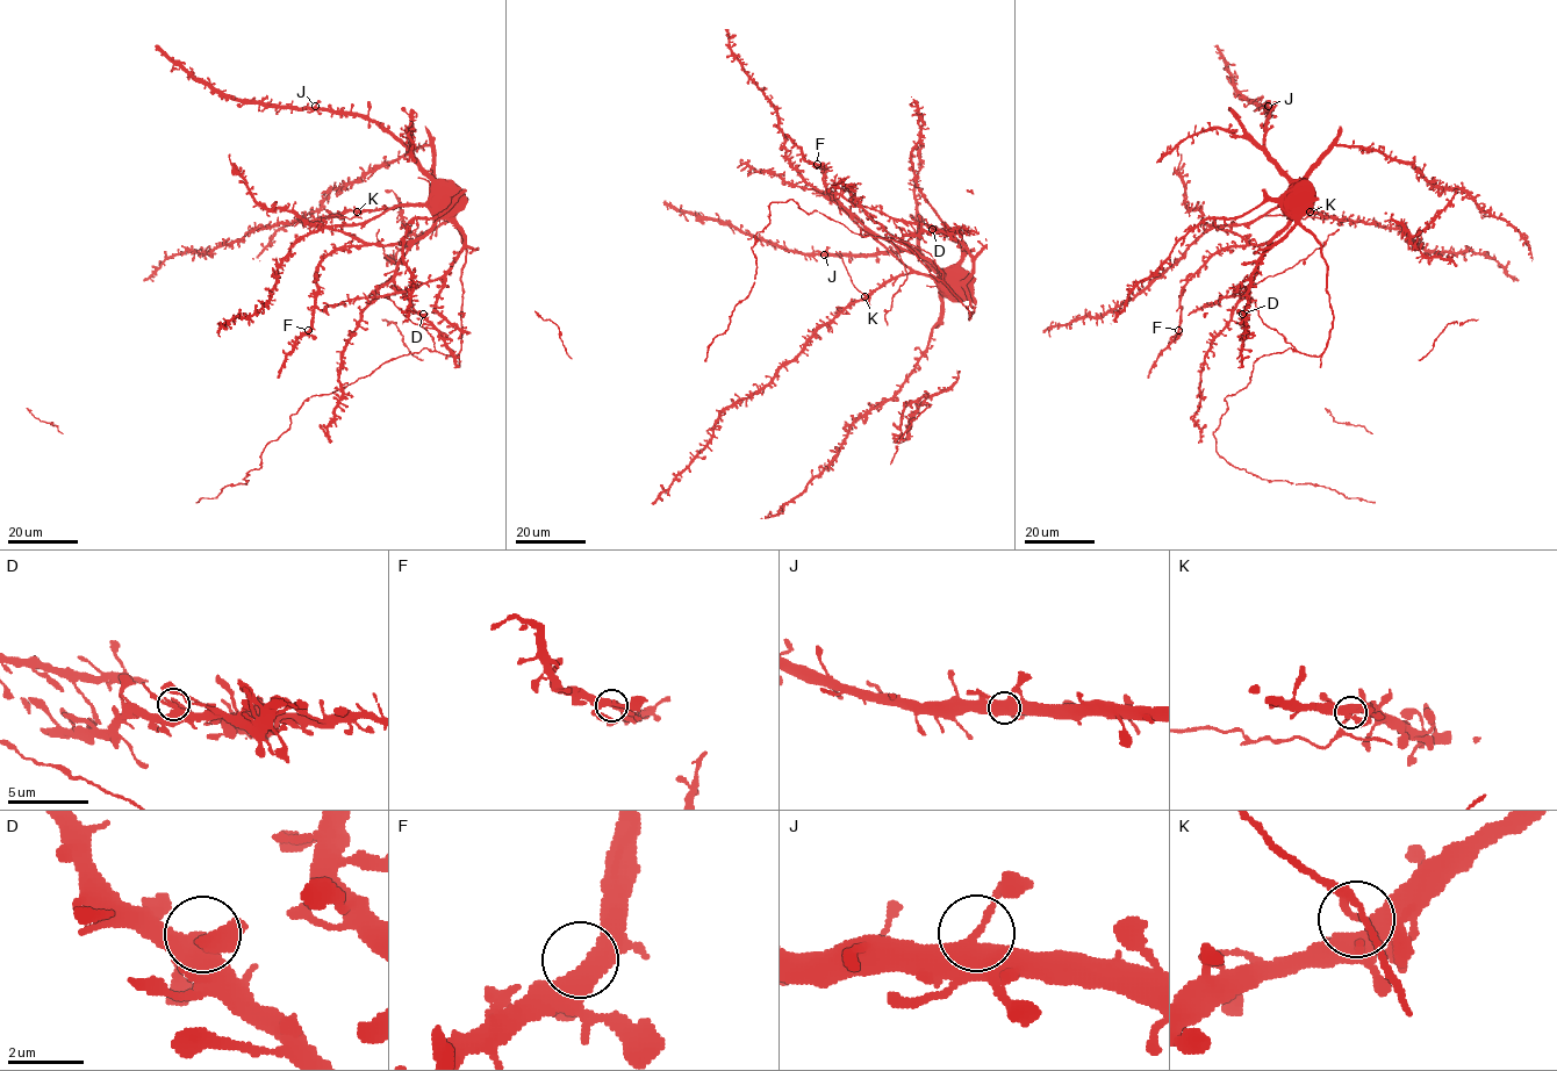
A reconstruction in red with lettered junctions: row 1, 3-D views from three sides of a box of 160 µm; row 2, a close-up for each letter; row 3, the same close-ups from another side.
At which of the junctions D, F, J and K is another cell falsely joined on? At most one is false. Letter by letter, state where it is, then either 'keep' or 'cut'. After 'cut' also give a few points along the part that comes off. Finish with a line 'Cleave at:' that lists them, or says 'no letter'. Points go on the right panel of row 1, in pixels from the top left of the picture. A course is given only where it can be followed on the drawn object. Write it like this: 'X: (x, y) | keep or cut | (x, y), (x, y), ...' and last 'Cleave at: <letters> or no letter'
D: (1242, 314) | keep
F: (1178, 330) | keep
J: (1268, 106) | keep
K: (1310, 211) | cut | (1310, 211), (1304, 218), (1265, 215)
Cleave at: K

